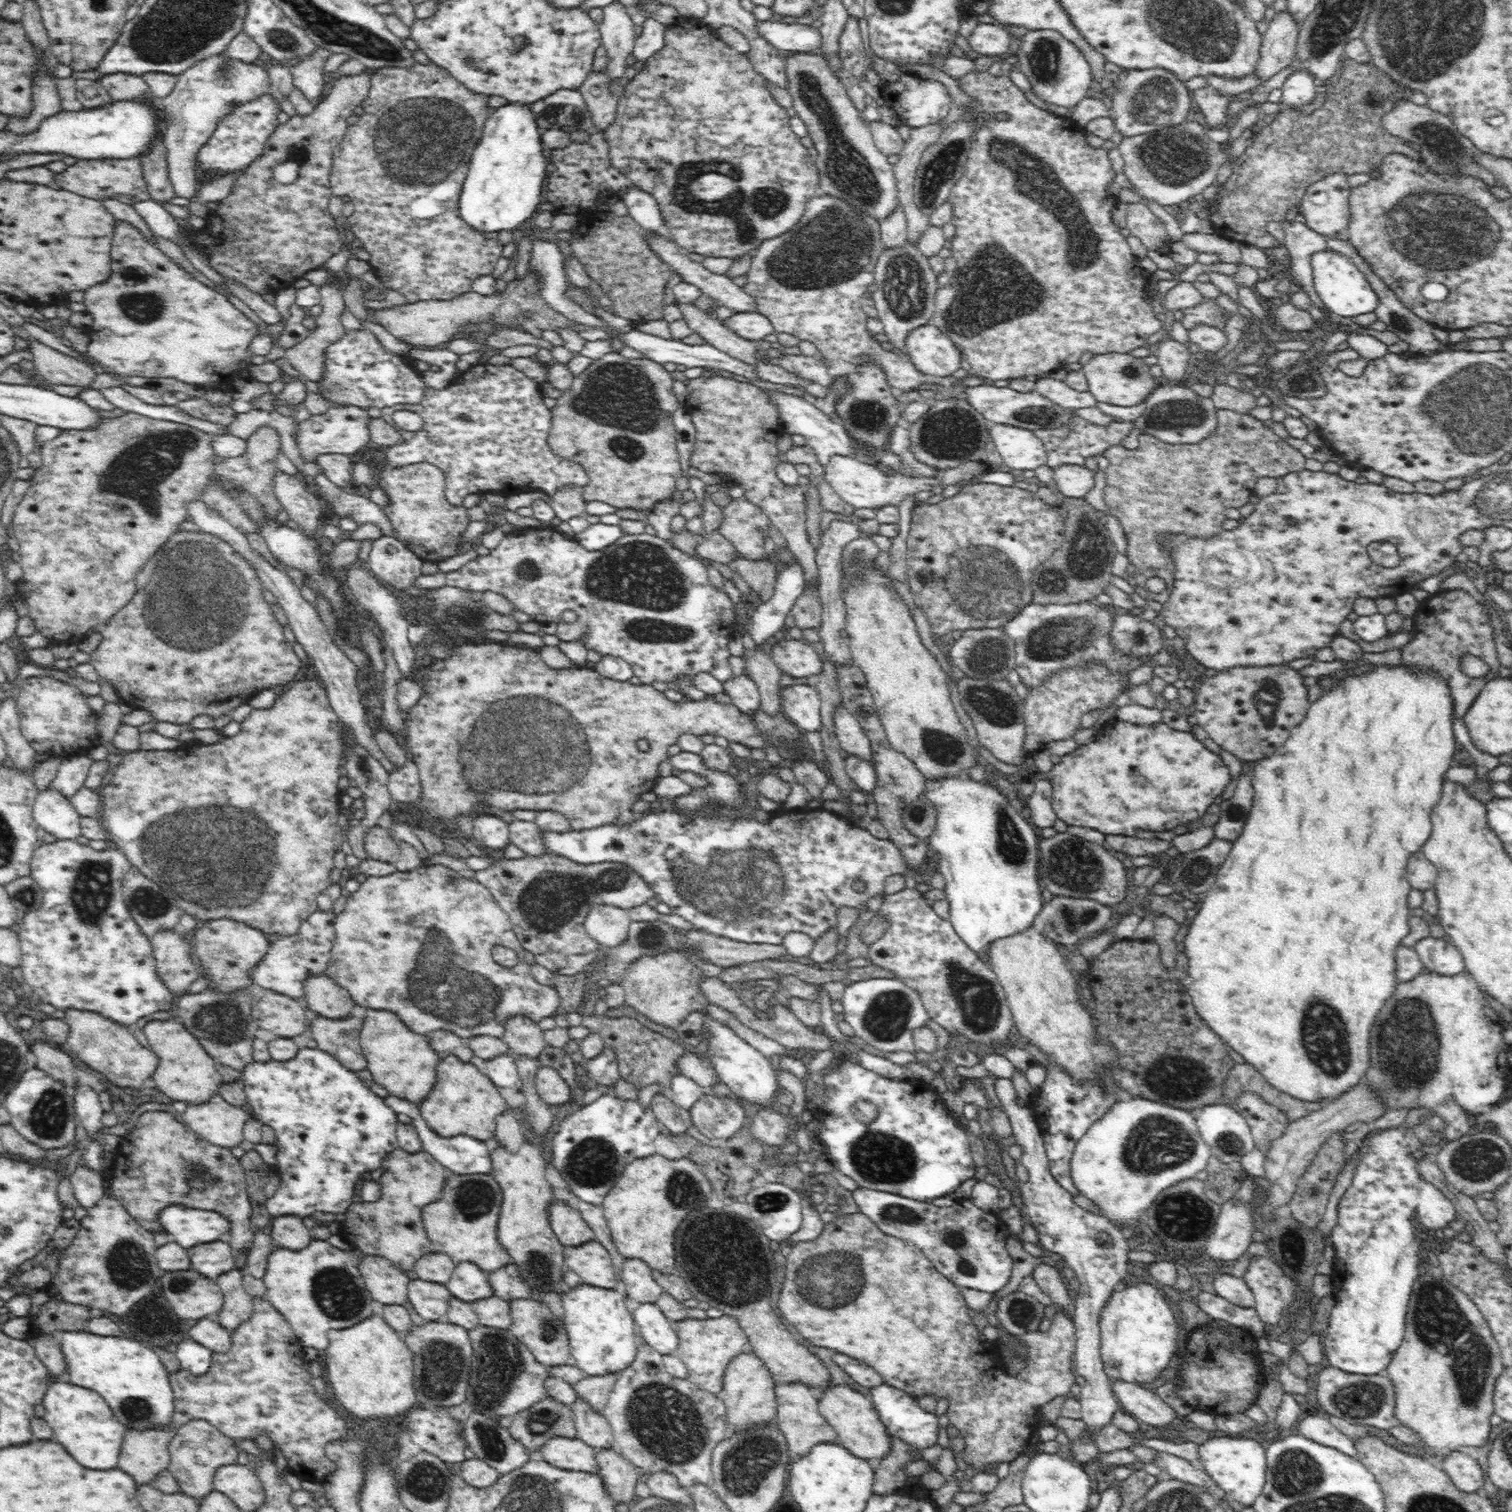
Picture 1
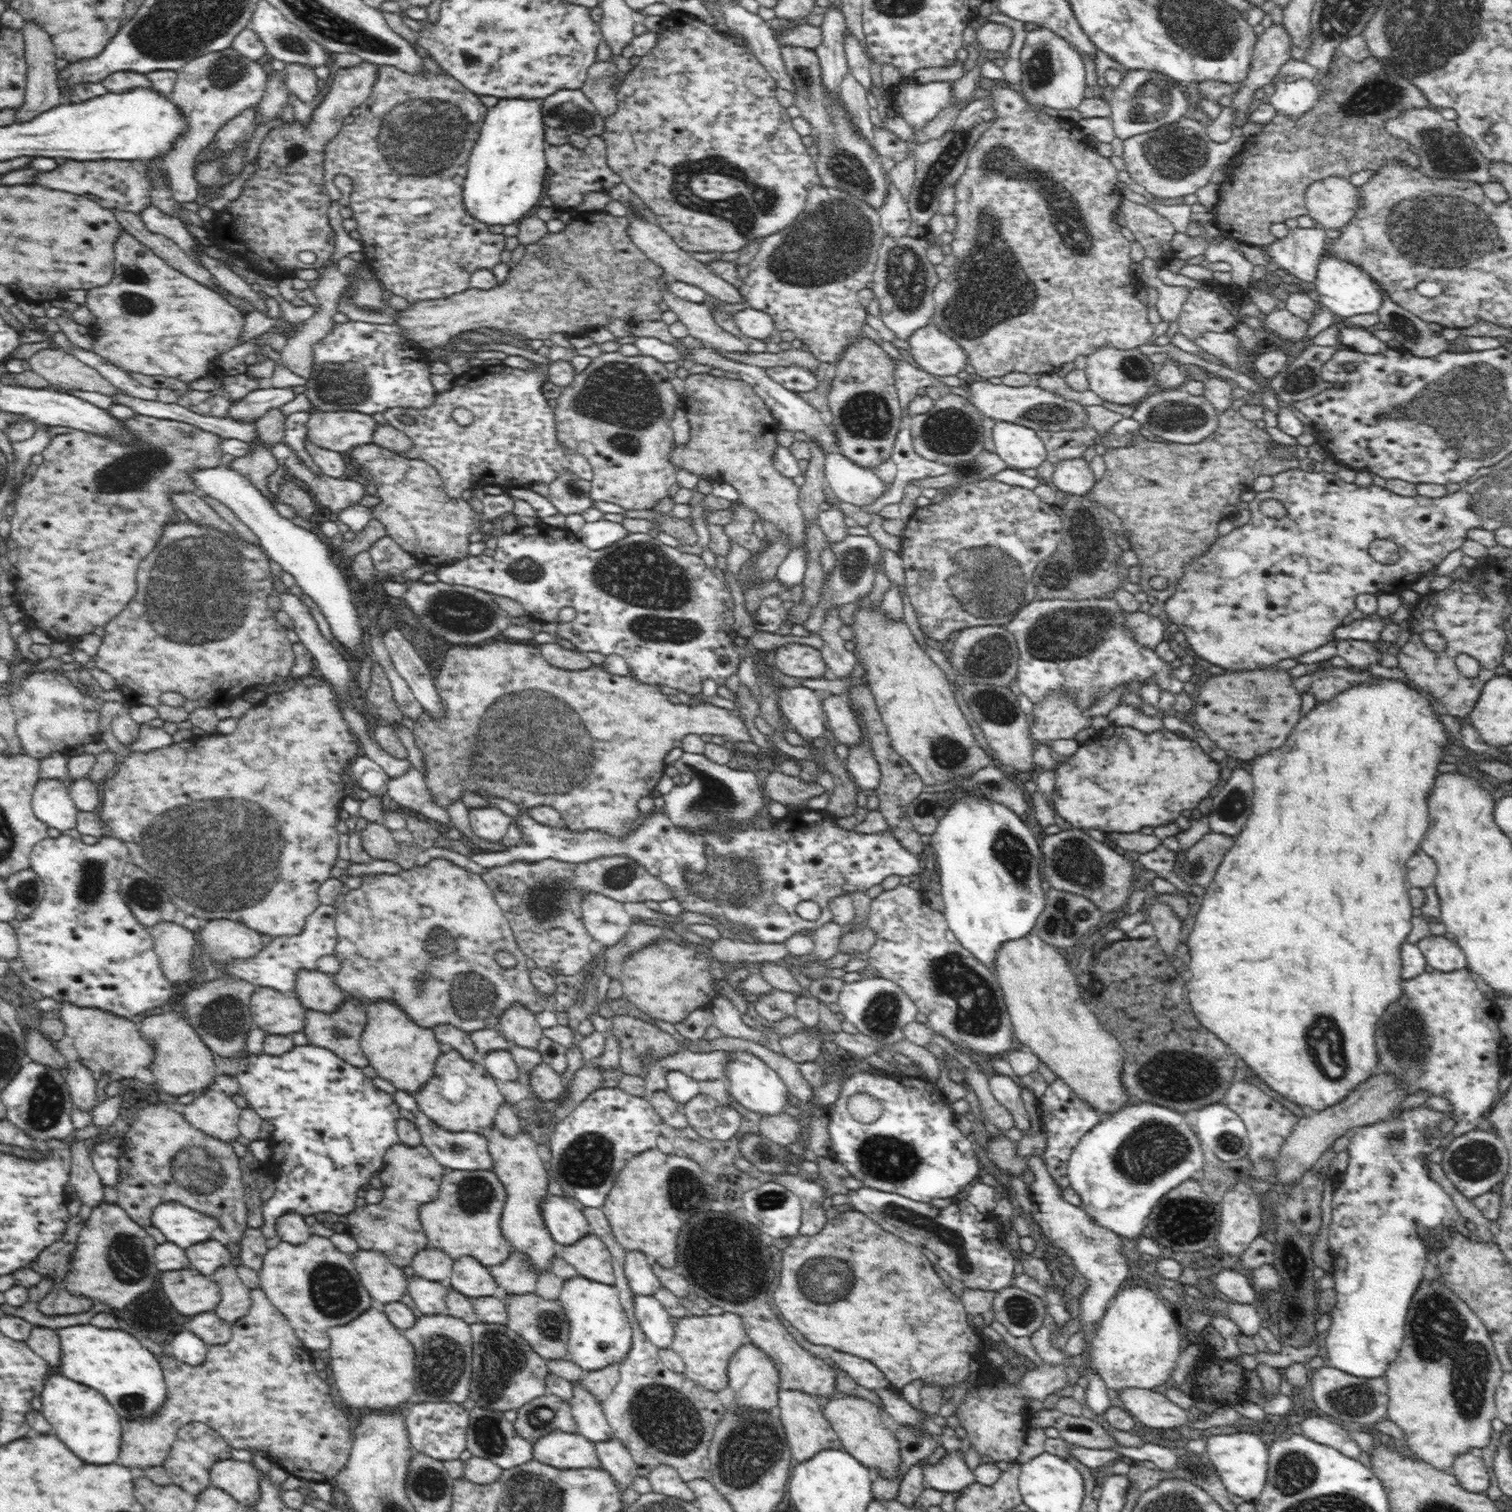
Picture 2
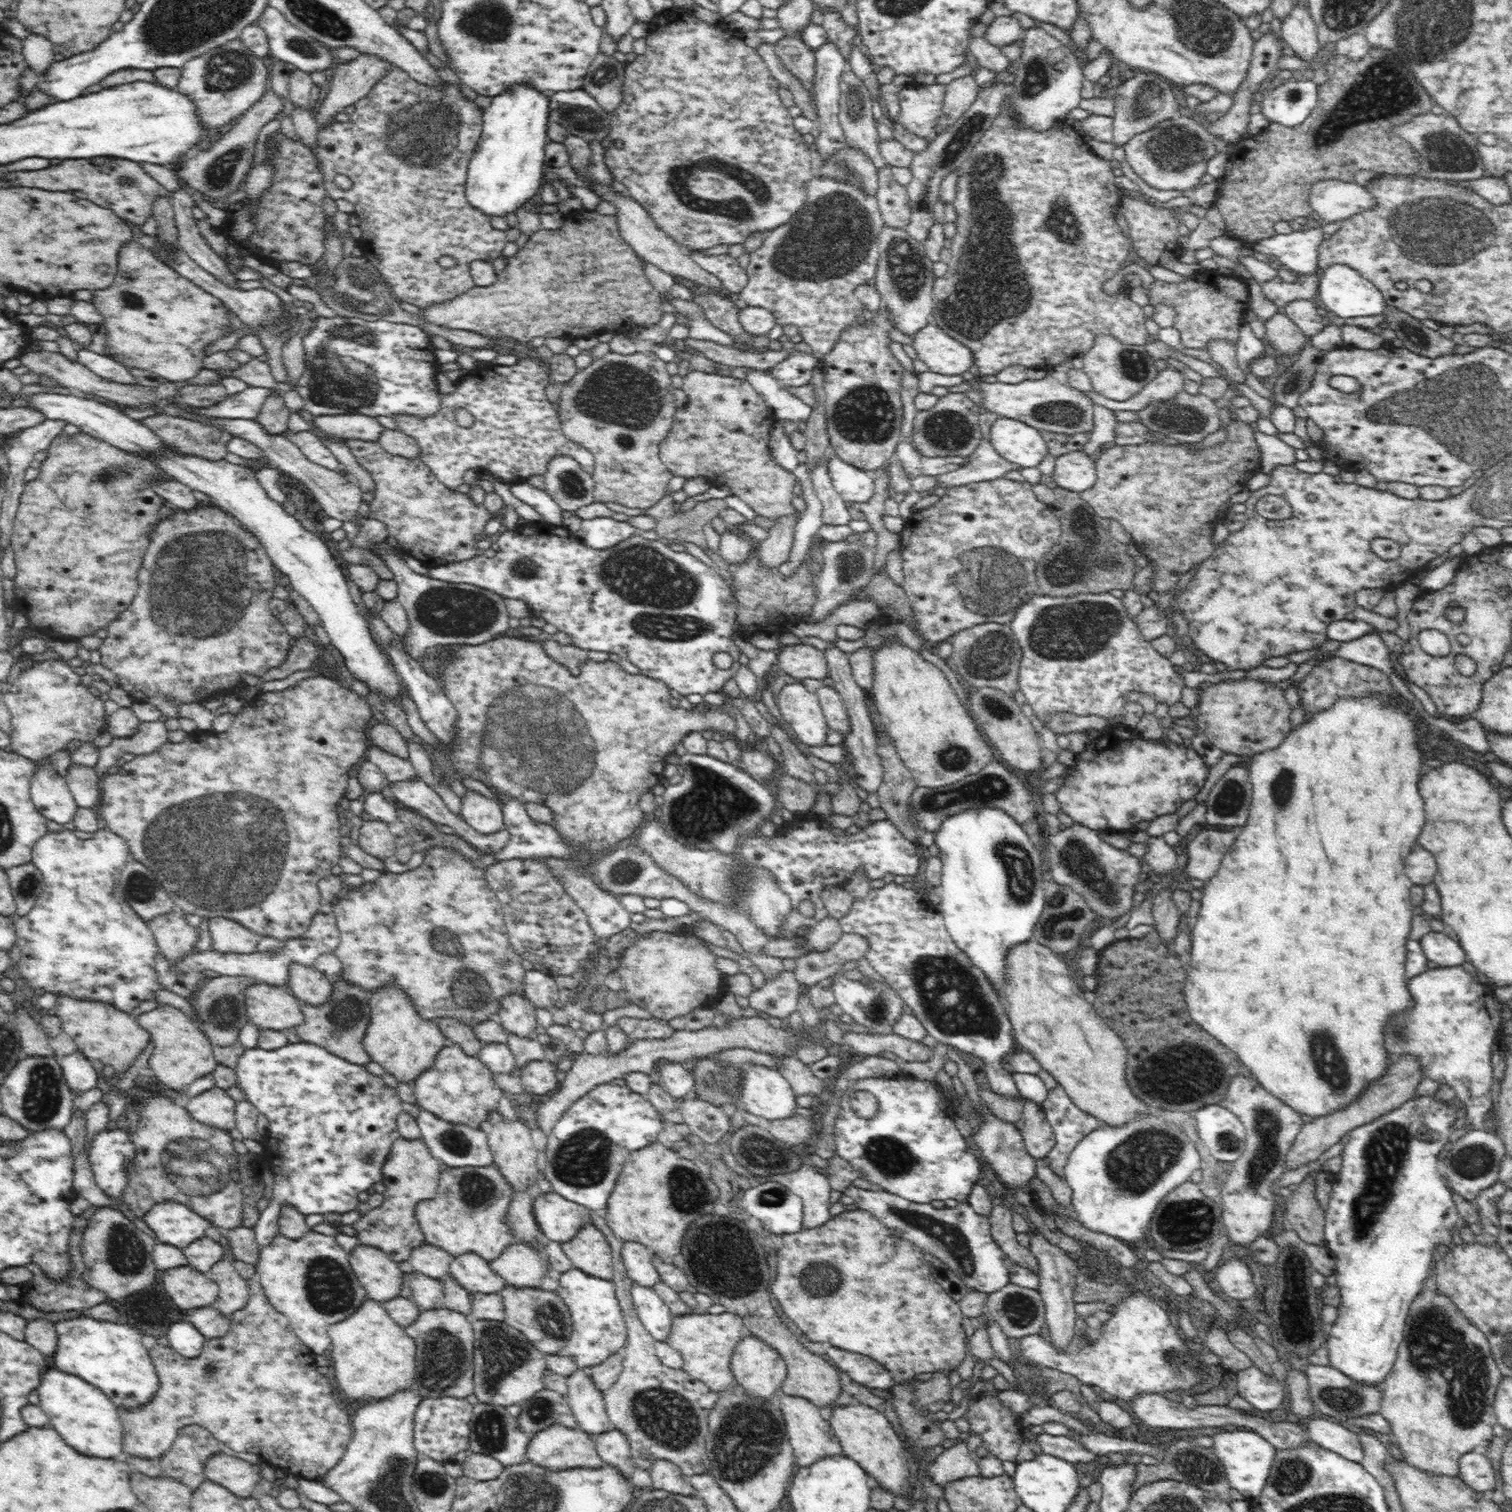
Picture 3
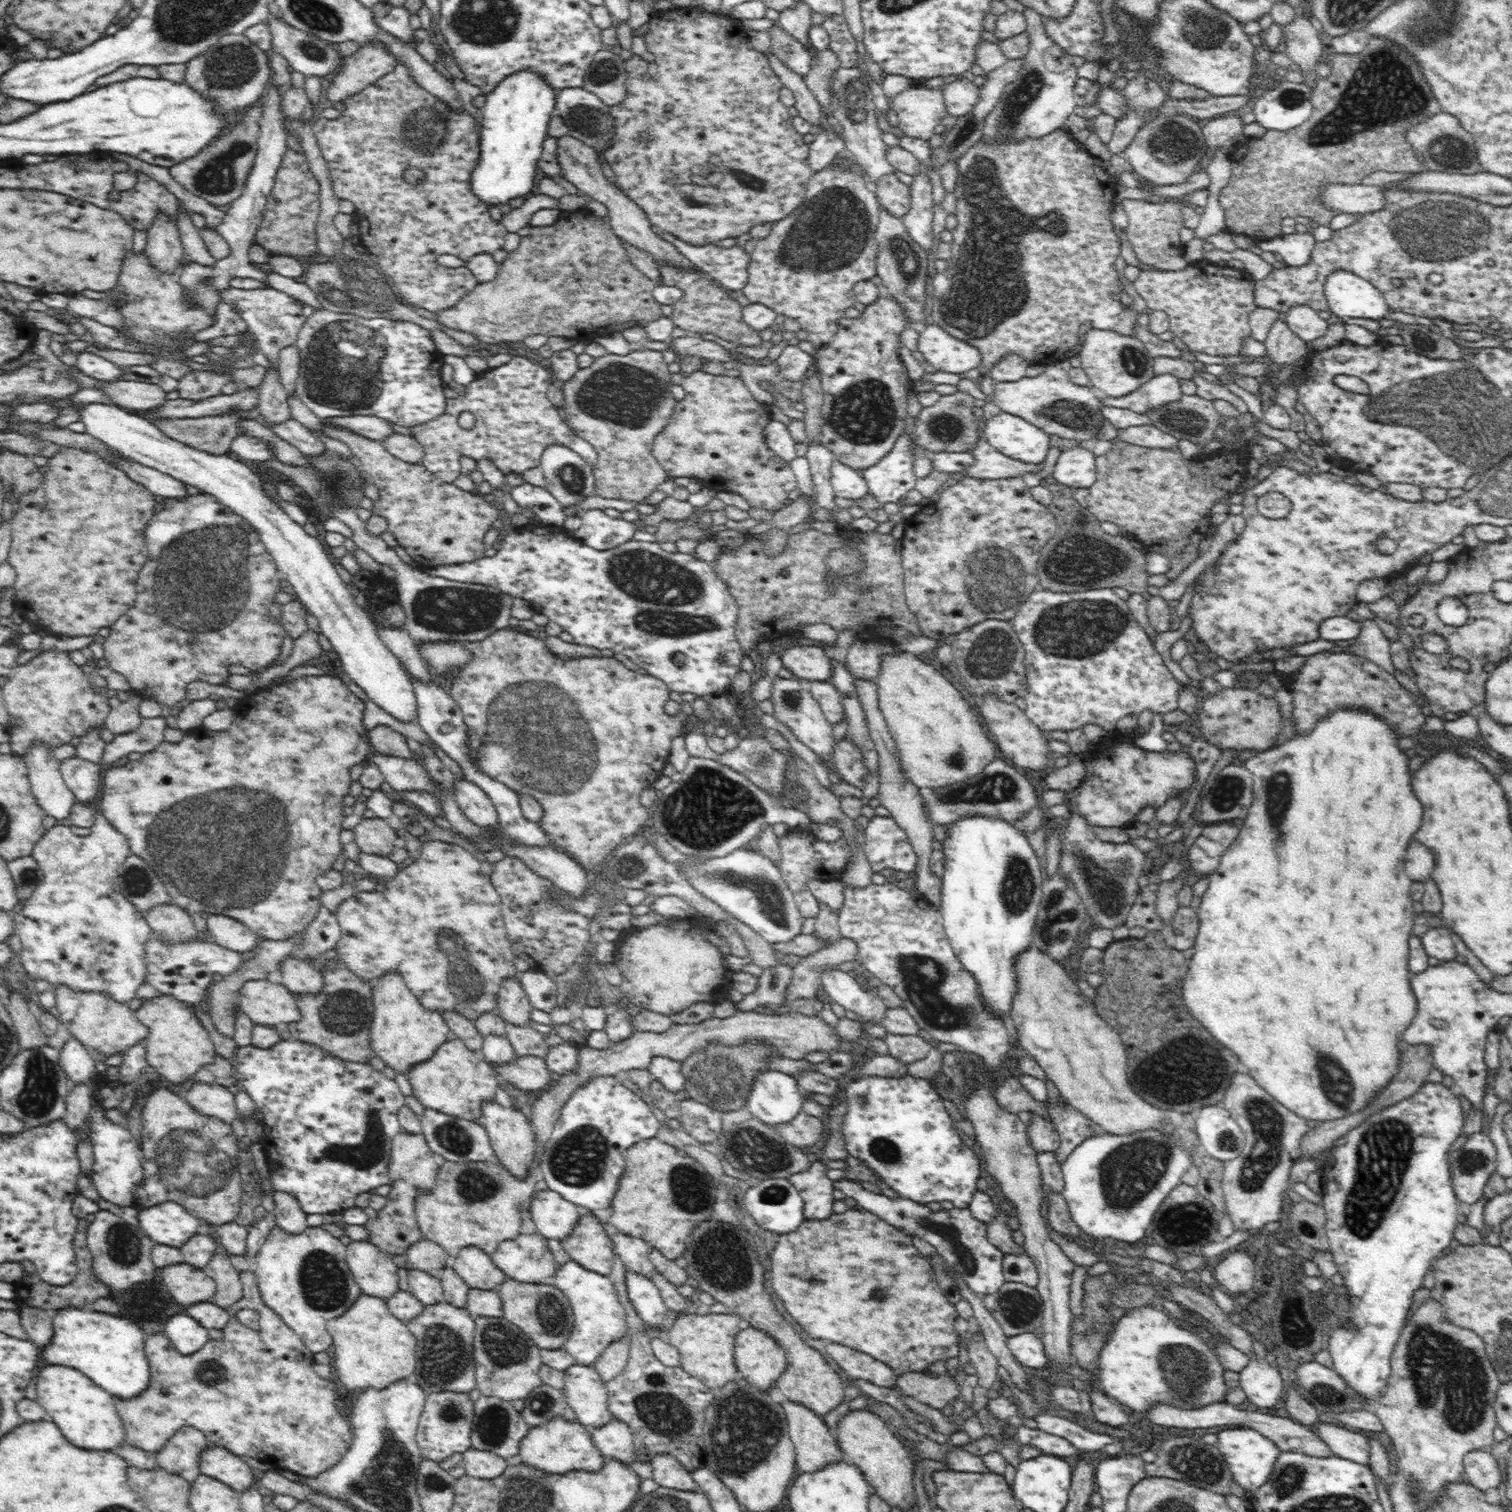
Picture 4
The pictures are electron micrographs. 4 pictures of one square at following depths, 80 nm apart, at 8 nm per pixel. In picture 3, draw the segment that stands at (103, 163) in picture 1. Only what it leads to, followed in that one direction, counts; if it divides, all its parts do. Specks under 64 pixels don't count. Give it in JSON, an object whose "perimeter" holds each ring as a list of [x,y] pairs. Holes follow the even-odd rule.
{"perimeter":[[[108,156],[98,159],[68,159],[58,164],[51,164],[44,170],[16,171],[8,173],[3,180],[26,188],[40,188],[48,191],[68,192],[78,198],[92,201],[101,207],[113,210],[120,218],[131,224],[142,226],[153,216],[152,204],[156,196],[170,197],[171,191],[154,178],[150,177],[140,164],[124,159],[113,159]],[[129,178],[131,183],[123,183],[121,179]],[[15,180],[15,181],[14,181]]]}

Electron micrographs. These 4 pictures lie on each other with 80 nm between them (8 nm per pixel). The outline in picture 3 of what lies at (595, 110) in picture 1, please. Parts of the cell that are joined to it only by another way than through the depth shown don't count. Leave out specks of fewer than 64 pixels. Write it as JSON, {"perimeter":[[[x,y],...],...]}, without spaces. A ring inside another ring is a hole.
{"perimeter":[[[599,53],[588,68],[583,90],[597,101],[601,110],[611,113],[621,104],[624,78],[625,64],[614,56]]]}

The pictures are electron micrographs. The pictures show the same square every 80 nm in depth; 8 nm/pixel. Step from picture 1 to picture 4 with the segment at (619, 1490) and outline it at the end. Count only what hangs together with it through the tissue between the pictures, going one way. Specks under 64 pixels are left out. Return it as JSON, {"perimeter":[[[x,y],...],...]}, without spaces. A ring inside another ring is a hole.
{"perimeter":[[[612,1419],[603,1427],[591,1430],[592,1440],[598,1451],[607,1459],[618,1460],[631,1467],[637,1460],[632,1429],[618,1419]]]}

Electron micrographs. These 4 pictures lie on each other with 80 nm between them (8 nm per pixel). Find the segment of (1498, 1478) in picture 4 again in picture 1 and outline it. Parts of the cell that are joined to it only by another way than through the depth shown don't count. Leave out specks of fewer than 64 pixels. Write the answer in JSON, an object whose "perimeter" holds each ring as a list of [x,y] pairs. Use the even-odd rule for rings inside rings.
{"perimeter":[[[1462,1452],[1451,1453],[1439,1463],[1439,1467],[1449,1476],[1458,1491],[1477,1493],[1482,1491],[1485,1476],[1480,1464]]]}

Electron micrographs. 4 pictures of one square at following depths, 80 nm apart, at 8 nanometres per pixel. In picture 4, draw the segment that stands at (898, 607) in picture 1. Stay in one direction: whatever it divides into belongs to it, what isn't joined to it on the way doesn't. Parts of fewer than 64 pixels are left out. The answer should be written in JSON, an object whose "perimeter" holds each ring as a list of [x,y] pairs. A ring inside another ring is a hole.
{"perimeter":[[[908,651],[896,656],[882,656],[880,674],[875,679],[876,692],[882,715],[888,723],[888,730],[896,743],[901,764],[909,780],[921,788],[942,788],[968,781],[975,775],[981,774],[998,756],[996,745],[984,733],[983,725],[978,720],[976,712],[964,700],[954,684],[950,684],[932,665],[920,662],[916,655]]]}

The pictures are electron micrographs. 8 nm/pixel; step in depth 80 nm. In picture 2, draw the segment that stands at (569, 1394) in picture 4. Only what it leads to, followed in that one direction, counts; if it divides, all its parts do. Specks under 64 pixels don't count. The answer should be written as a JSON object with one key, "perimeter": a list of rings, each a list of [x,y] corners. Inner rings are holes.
{"perimeter":[[[574,1381],[572,1385],[573,1397],[568,1403],[577,1424],[577,1432],[592,1443],[610,1439],[613,1430],[603,1413],[600,1401],[586,1387],[582,1387],[580,1381]]]}

